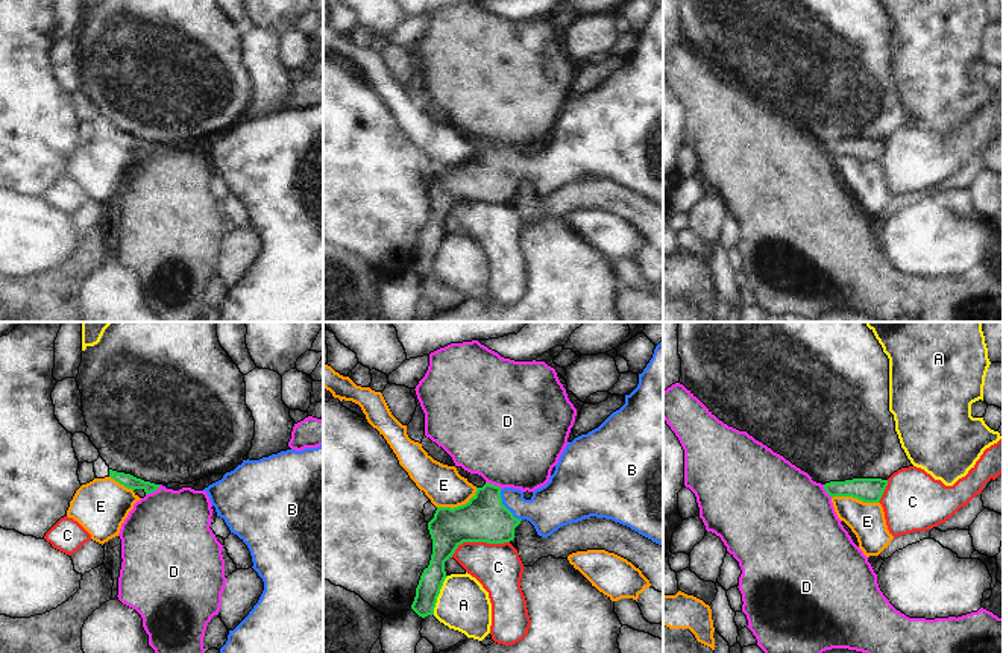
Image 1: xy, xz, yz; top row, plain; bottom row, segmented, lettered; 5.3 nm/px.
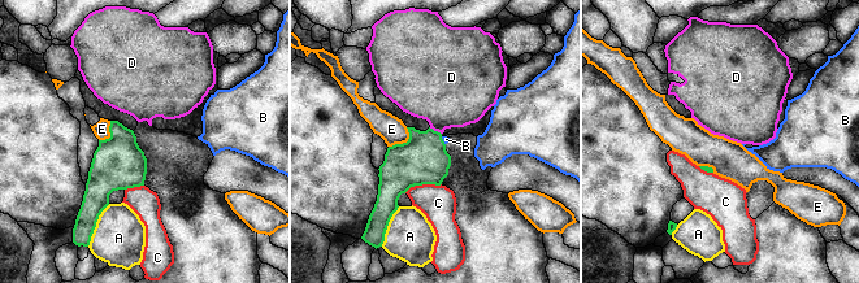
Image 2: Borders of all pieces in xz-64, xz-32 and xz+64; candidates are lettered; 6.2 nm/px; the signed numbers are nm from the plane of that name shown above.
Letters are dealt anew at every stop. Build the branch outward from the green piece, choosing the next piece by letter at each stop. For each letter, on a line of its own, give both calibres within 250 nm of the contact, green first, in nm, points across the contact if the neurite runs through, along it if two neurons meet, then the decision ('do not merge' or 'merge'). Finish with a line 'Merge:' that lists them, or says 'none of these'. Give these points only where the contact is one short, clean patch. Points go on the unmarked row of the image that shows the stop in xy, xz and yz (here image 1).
A: 130 nm thick on the green side, 280 nm on the other; border along xz (448, 236), (433, 274); do not merge
B: 240 nm thick on the green side, 240 nm on the other; runs through xz (484, 178), (504, 166), (551, 166); merge
C: 240 nm thick on the green side, 260 nm on the other; border along xz (509, 201), (463, 202), (451, 216); do not merge
D: 70 nm thick on the green side, 460 nm on the other; border along xy (160, 145), (146, 155); do not merge
E: 240 nm thick on the green side, 200 nm on the other; do not merge
Merge: B

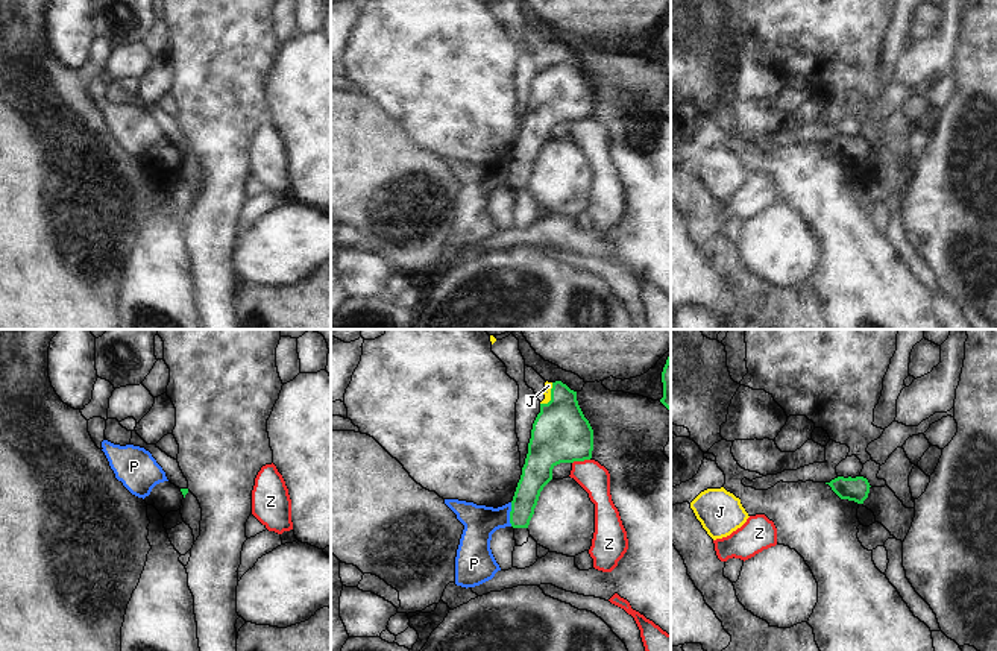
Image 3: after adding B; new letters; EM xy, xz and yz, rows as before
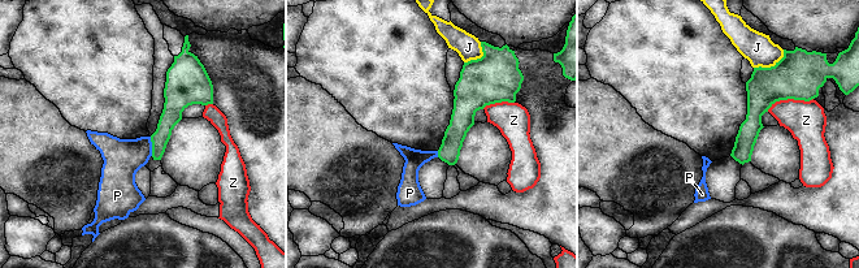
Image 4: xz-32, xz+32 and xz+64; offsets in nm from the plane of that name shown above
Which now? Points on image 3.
J: 300 nm thick on the green side, 50 nm on the other; do not merge
P: 150 nm thick on the green side, 180 nm on the other; border along xz (512, 163), (510, 185); do not merge
Z: 300 nm thick on the green side, 160 nm on the other; border along xz (589, 119), (572, 123); do not merge
Merge: none of these

